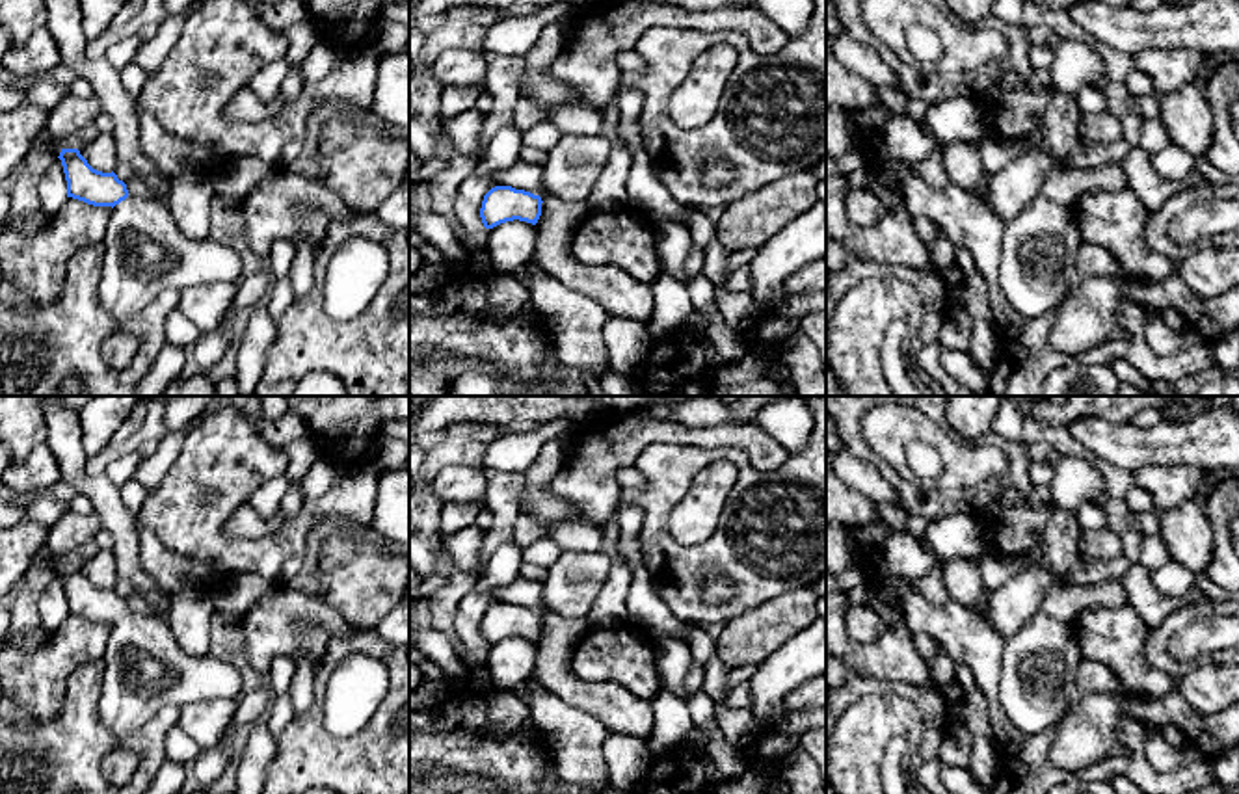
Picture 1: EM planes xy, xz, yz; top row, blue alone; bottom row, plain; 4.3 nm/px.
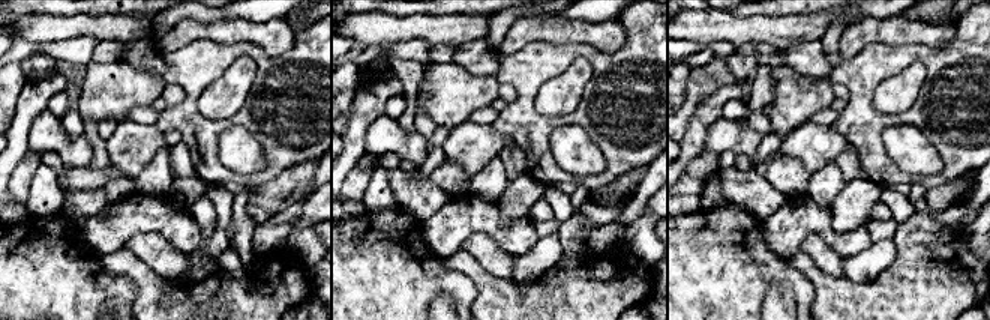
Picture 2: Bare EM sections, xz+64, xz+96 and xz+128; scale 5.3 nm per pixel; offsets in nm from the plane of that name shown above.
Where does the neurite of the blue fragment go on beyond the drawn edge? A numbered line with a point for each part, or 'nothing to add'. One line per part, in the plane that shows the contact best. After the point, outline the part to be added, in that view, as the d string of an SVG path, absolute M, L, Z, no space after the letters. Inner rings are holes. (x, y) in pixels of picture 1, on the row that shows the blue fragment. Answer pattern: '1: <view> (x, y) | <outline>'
1: xy (146, 253) | M128 195L115 205L100 244L100 301L119 327L167 288L236 285L244 270L234 249L184 236L158 199Z

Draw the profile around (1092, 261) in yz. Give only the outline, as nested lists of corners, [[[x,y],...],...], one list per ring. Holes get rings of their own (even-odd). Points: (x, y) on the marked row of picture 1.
[[[1083,242],[1075,258],[1075,279],[1073,286],[1081,285],[1090,277],[1126,277],[1118,258],[1103,245]]]

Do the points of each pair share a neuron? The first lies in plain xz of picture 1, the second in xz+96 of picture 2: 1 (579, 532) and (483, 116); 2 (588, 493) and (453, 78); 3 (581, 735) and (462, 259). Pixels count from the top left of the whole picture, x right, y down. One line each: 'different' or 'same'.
1: same
2: same
3: same

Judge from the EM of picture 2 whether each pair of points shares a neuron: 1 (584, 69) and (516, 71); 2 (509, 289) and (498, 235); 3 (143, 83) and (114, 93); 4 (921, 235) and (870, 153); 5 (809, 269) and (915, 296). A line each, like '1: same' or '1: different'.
1: different
2: different
3: same
4: different
5: same

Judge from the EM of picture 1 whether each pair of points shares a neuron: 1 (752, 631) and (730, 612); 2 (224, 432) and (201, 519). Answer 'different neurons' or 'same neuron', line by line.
1: different neurons
2: same neuron

